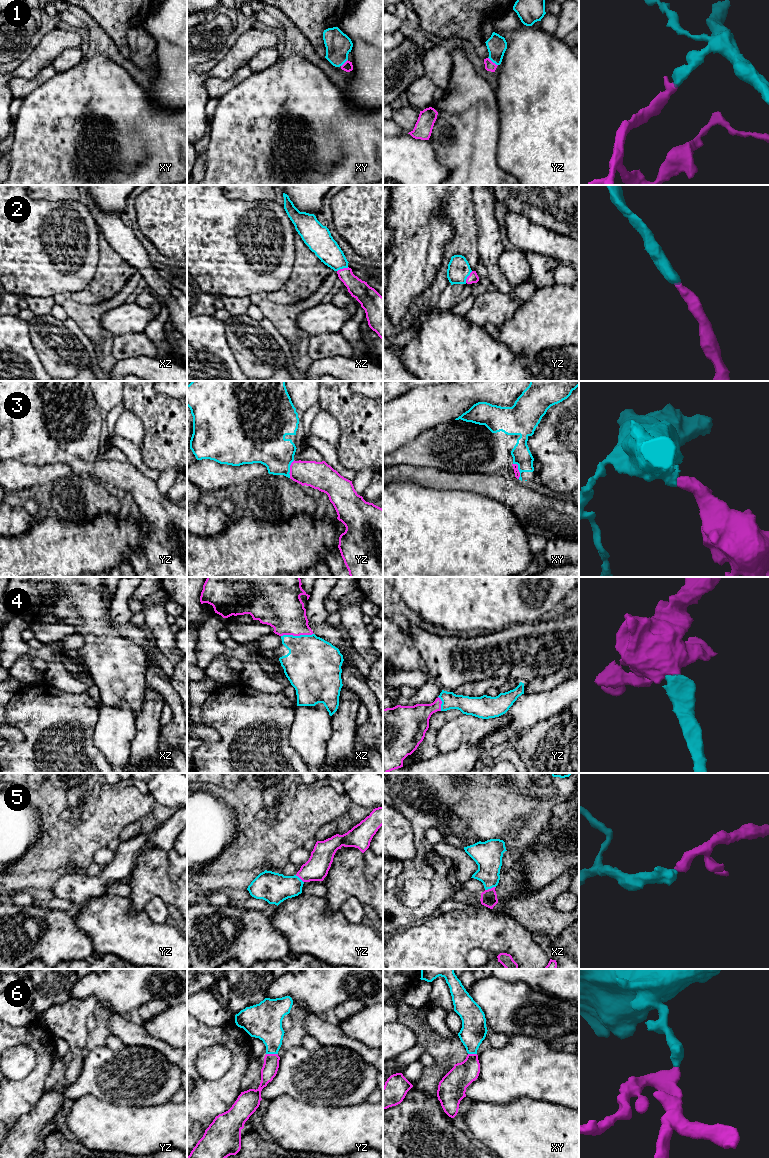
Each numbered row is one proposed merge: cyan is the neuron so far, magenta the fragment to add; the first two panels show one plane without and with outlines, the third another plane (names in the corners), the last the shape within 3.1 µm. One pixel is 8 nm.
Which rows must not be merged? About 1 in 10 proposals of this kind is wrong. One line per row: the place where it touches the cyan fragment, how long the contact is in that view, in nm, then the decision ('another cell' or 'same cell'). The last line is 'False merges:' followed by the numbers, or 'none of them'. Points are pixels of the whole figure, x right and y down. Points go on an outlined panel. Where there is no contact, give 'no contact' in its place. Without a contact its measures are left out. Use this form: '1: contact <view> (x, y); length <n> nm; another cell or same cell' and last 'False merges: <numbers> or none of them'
1: contact yz (493, 62); length 100 nm; same cell
2: contact yz (467, 276); length 110 nm; same cell
3: contact xy (518, 469); length 140 nm; same cell
4: contact xz (297, 636); length 260 nm; same cell
5: contact xz (490, 888); length 90 nm; same cell
6: contact yz (272, 1053); length 100 nm; same cell
False merges: none of them

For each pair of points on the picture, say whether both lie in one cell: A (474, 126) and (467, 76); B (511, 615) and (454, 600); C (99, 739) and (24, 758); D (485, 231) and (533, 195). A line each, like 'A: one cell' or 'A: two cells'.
A: one cell
B: one cell
C: two cells
D: two cells

